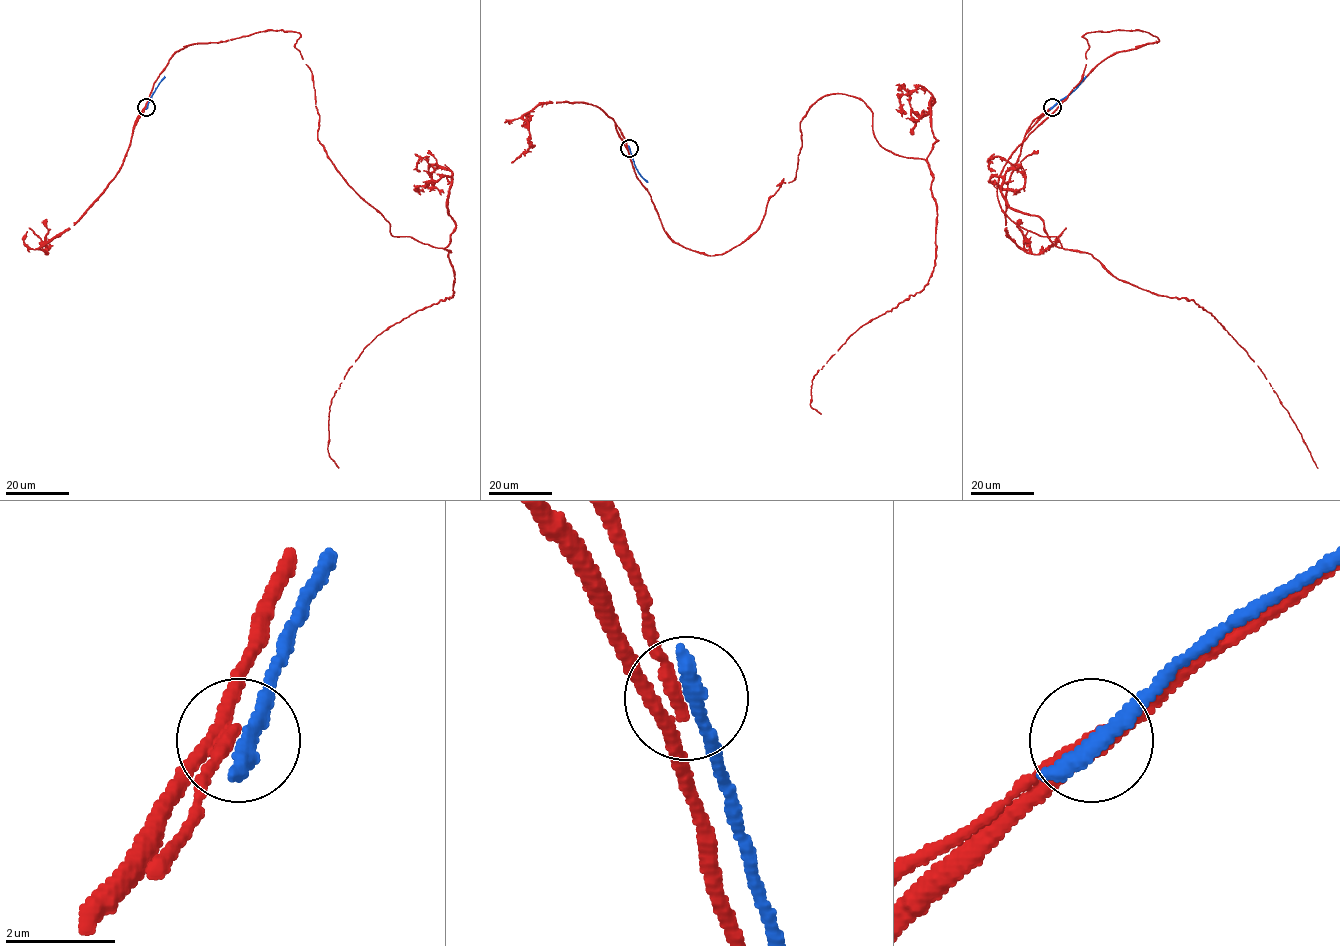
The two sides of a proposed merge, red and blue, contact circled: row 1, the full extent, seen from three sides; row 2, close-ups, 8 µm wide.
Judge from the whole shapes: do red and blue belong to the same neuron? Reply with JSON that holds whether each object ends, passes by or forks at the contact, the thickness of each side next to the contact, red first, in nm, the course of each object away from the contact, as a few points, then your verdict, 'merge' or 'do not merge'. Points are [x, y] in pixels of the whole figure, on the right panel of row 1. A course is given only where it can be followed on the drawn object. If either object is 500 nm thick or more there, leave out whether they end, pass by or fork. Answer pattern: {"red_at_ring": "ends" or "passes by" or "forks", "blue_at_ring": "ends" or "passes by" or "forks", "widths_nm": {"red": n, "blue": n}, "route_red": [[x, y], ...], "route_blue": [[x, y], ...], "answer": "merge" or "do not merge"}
{"red_at_ring": "forks", "blue_at_ring": "ends", "widths_nm": {"red": 240, "blue": 400}, "route_red": [[1052, 107], [1105, 59], [1159, 40], [1086, 33], [1083, 78], [1012, 154], [1001, 210], [1209, 311], [1317, 468]], "route_blue": [[1052, 107], [1070, 93], [1085, 76]], "answer": "do not merge"}

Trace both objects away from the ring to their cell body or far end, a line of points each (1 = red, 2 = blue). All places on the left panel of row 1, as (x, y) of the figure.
1: (146, 107), (192, 43), (297, 32), (336, 169), (450, 252), (454, 295), (332, 398), (338, 468)
2: (146, 107), (165, 76)

